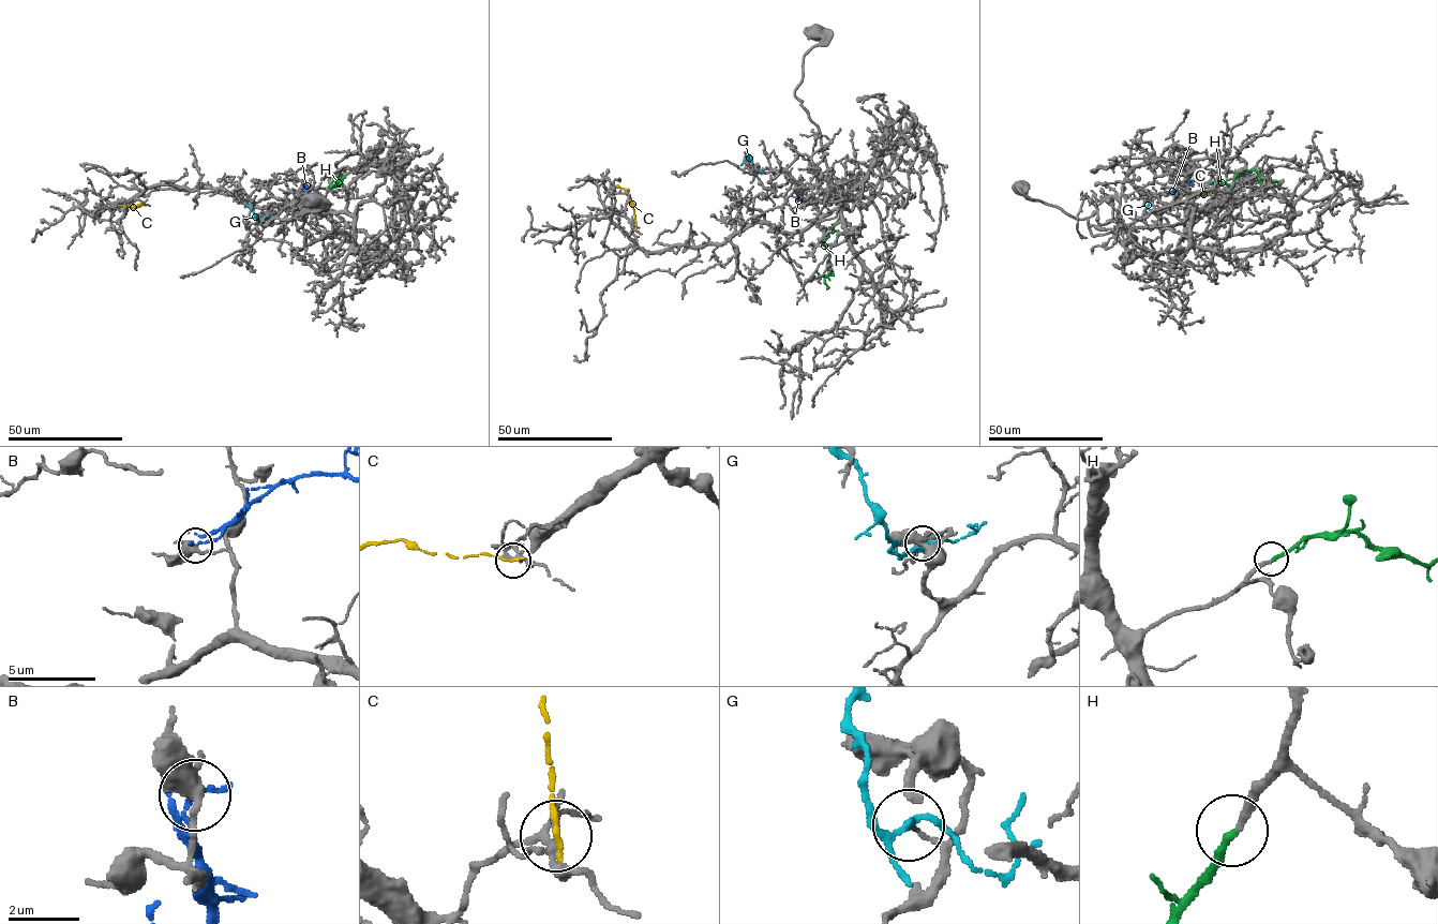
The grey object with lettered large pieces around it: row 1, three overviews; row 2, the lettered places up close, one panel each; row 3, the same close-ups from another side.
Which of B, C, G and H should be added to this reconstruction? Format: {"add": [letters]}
{"add": ["H"]}

